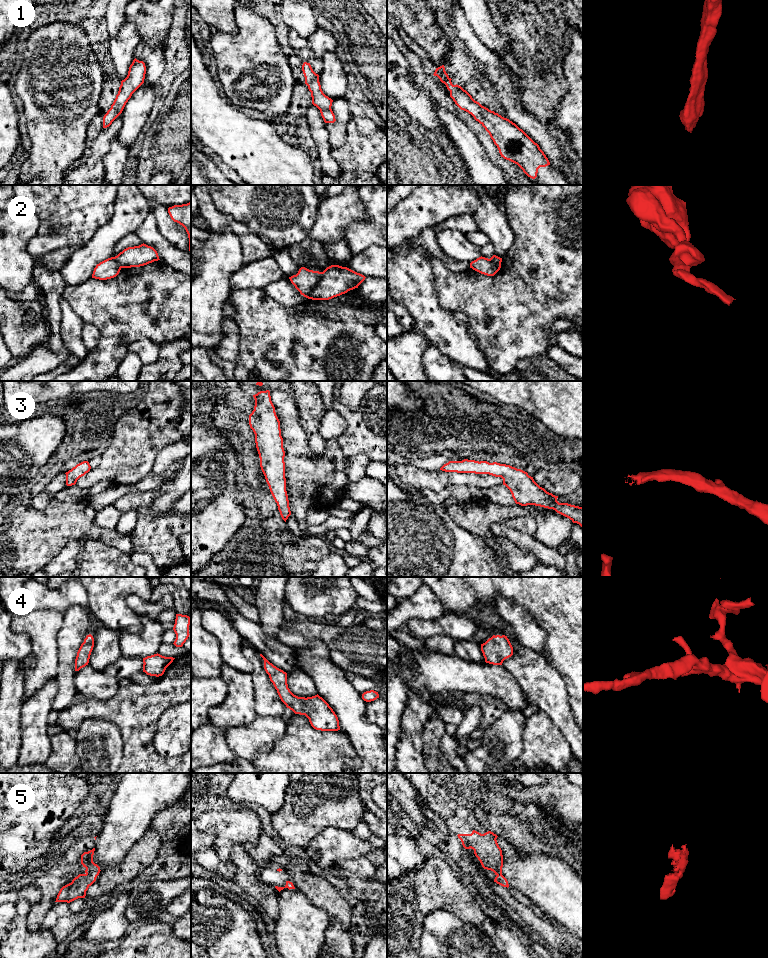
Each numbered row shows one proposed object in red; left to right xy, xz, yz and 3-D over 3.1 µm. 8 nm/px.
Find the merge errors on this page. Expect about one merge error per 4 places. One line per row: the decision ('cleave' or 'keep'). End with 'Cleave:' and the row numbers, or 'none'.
1: keep
2: cleave
3: keep
4: keep
5: keep
Cleave: 2

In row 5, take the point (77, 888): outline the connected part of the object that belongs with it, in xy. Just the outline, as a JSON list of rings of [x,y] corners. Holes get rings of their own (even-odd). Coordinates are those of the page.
[[[95,848],[81,855],[81,864],[86,868],[84,874],[79,874],[71,883],[63,886],[55,902],[70,903],[78,898],[85,898],[86,891],[96,881],[100,867],[93,862]]]

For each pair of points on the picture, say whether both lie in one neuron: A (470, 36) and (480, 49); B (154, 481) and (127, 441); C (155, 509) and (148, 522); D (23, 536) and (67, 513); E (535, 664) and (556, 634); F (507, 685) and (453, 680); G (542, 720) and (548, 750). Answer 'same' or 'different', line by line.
A: same
B: different
C: different
D: same
E: different
F: same
G: same

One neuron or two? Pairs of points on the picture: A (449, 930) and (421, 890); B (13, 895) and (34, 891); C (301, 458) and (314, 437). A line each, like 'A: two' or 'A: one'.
A: two
B: one
C: two

